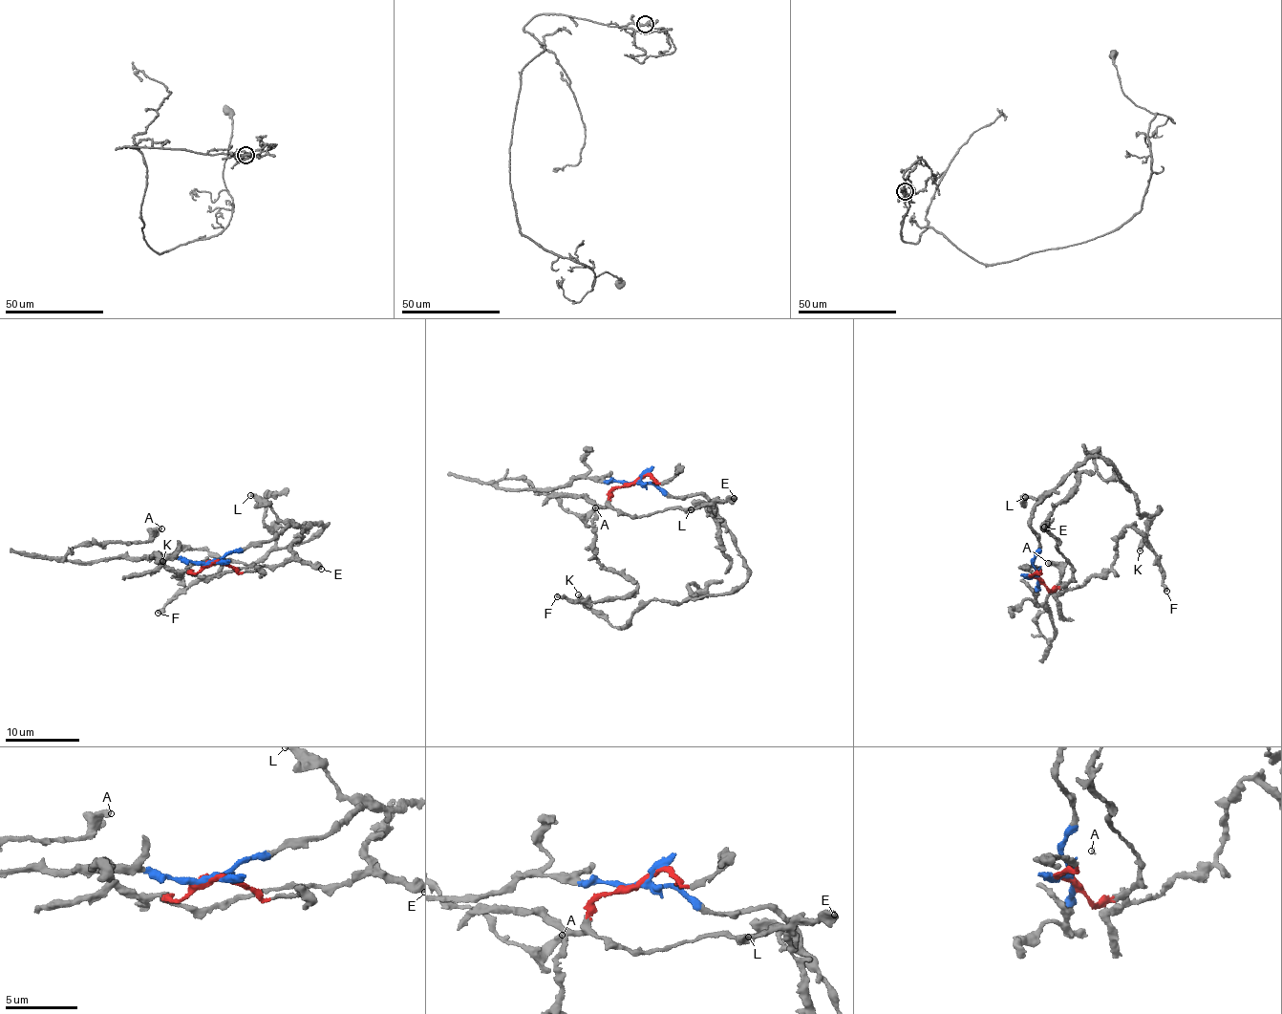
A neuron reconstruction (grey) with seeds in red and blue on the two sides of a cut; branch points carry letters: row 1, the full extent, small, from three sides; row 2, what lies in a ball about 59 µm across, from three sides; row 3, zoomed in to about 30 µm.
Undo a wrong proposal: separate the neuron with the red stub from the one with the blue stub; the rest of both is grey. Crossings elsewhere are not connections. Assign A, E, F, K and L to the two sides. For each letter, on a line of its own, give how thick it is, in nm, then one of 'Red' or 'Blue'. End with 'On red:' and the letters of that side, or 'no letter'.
A: Thickness 380 nm. Blue
E: Thickness 360 nm. Red
F: Thickness 380 nm. Red
K: Thickness 480 nm. Blue
L: Thickness 340 nm. Blue
On red: E, F

